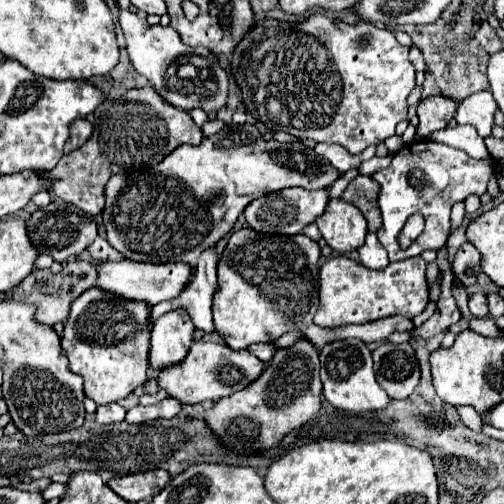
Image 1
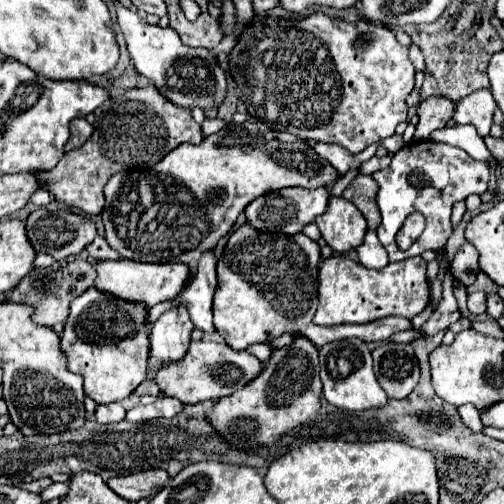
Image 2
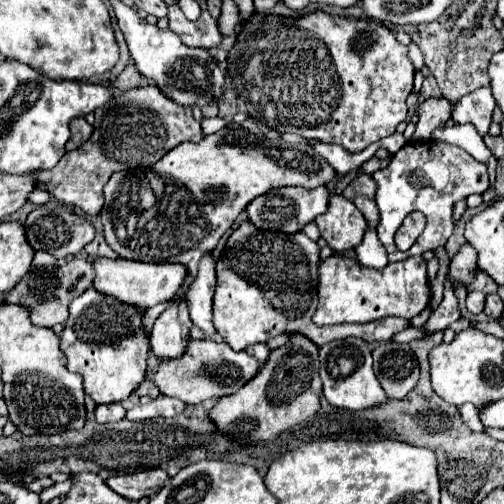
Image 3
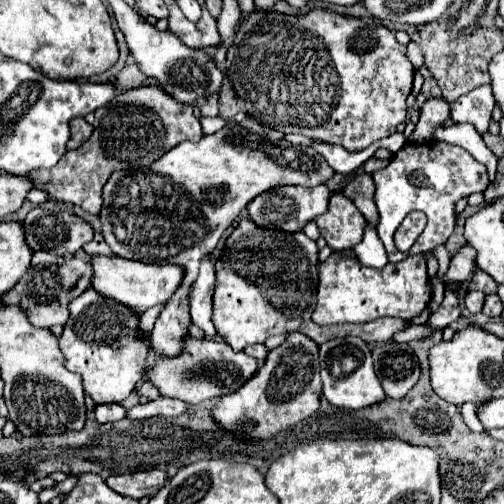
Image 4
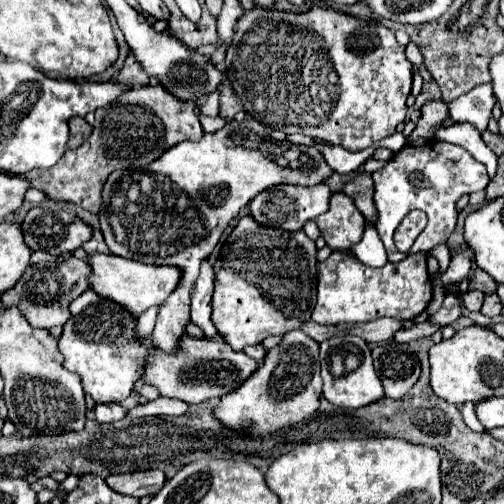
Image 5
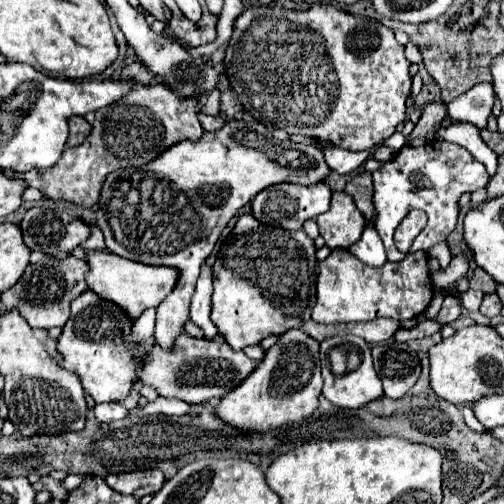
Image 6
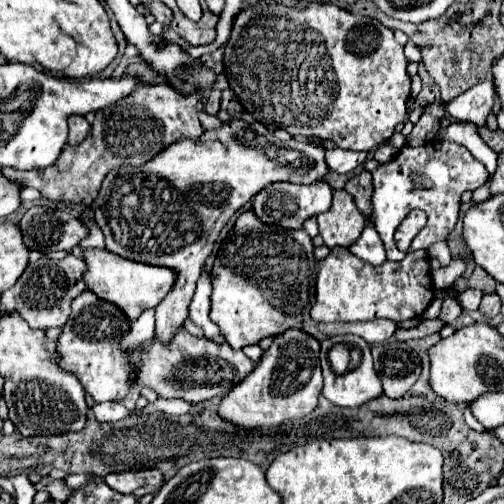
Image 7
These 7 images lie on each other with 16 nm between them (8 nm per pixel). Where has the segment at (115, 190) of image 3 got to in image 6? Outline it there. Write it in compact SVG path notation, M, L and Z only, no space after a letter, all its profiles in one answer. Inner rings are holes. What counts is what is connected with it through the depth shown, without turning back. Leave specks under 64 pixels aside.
M250 118L228 120L220 130L204 132L202 138L196 142L182 140L176 146L166 148L160 156L156 156L156 160L144 164L144 168L122 168L110 172L102 184L96 210L96 220L100 230L104 232L108 250L128 260L162 264L178 270L176 288L156 308L154 340L160 346L170 348L174 344L174 338L182 332L184 322L188 320L188 306L196 288L196 280L200 276L200 268L210 256L222 228L234 214L238 214L244 204L248 204L258 192L262 192L270 184L316 184L322 182L328 174L330 168L324 162L324 152L316 144L284 144L270 132L270 128Z

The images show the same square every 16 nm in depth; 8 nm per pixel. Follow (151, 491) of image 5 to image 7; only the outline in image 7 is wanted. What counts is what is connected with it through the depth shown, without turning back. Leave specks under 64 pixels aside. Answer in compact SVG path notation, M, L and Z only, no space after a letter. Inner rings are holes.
M156 468L112 472L110 476L104 476L104 482L120 494L134 494L140 498L144 494L154 494L162 486L162 472Z

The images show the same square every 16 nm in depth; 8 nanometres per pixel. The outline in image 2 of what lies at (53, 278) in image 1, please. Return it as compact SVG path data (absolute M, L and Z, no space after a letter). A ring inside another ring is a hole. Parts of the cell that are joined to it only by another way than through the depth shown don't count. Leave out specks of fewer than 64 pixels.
M72 258L60 264L58 272L48 272L48 270L32 270L26 278L20 280L20 284L6 296L8 302L20 302L20 304L30 304L34 306L34 314L32 314L32 322L40 324L40 326L54 326L54 324L64 324L68 318L68 306L70 302L80 296L84 290L88 290L90 286L94 286L94 278L96 278L96 270L94 264L82 258Z

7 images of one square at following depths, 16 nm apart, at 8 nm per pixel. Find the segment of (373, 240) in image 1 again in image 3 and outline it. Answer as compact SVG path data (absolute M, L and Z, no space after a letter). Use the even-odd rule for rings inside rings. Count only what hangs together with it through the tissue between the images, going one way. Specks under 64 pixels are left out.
M368 228L364 234L364 240L354 248L358 262L368 268L384 268L388 264L388 256L384 252L384 246L380 244L376 230Z

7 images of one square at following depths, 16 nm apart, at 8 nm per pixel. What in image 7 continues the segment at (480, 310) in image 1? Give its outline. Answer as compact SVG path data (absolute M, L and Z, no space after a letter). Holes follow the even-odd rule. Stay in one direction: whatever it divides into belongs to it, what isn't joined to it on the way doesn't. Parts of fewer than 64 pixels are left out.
M466 288L462 292L458 292L458 302L464 310L478 310L482 300L482 290L474 290L474 288Z

